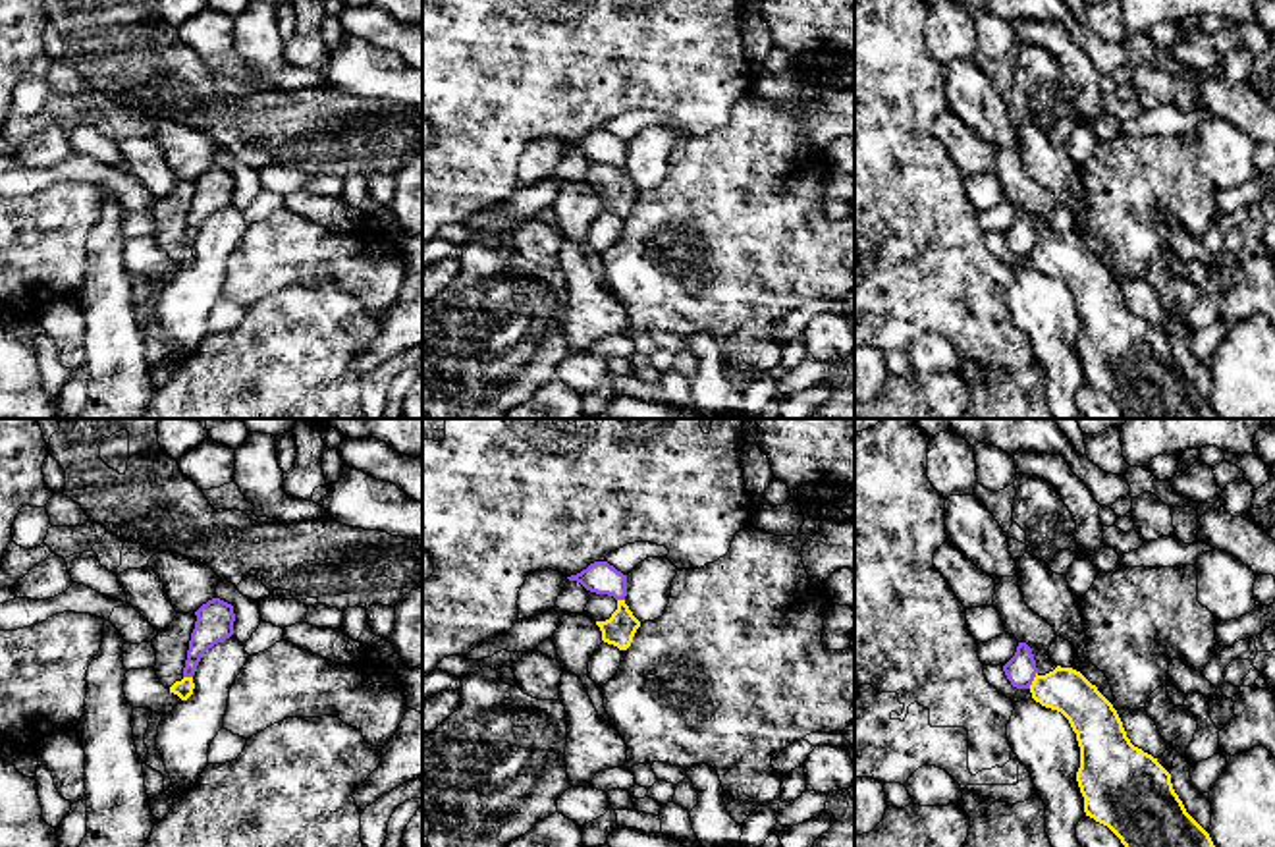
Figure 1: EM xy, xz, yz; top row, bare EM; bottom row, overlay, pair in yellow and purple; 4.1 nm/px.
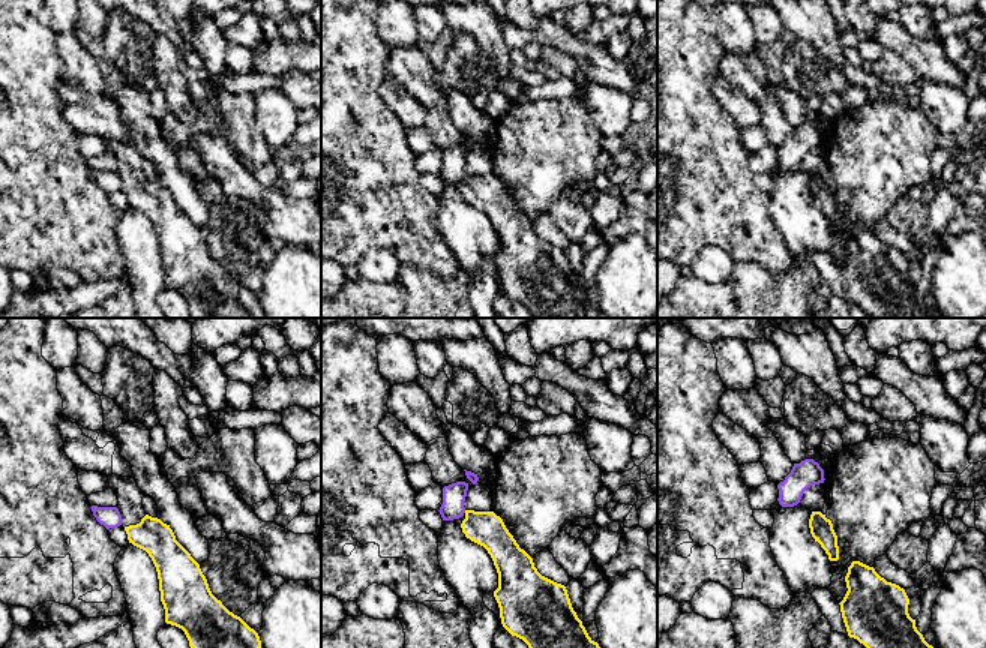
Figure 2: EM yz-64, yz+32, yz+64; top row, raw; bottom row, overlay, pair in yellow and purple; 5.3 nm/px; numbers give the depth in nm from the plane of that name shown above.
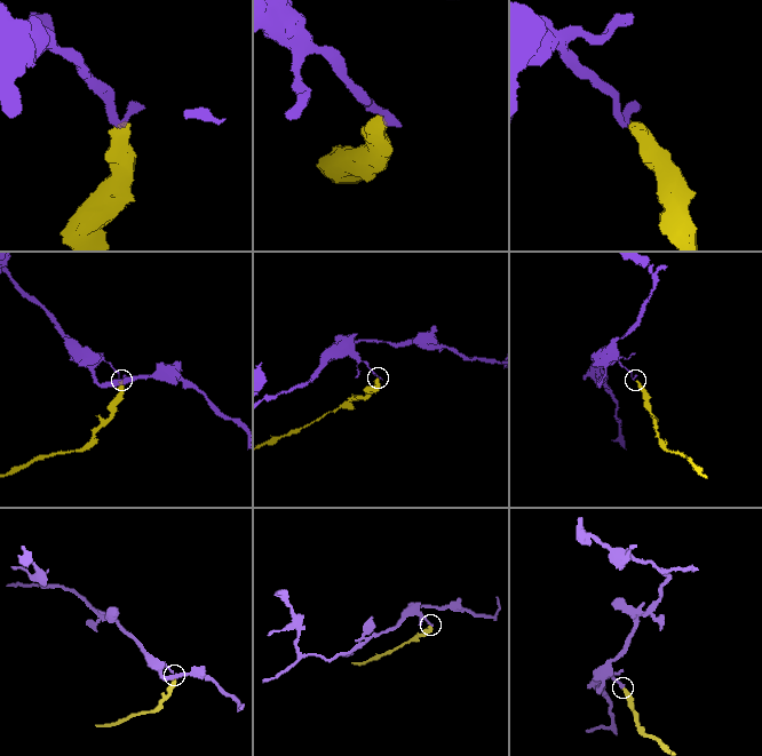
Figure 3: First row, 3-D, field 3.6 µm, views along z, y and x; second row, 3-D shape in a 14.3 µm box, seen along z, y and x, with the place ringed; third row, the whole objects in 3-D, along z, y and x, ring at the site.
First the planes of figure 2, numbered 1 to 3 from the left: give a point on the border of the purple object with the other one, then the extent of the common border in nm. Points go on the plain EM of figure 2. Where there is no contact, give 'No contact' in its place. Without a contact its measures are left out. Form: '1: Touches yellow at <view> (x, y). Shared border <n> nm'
1: No contact
2: No contact
3: No contact

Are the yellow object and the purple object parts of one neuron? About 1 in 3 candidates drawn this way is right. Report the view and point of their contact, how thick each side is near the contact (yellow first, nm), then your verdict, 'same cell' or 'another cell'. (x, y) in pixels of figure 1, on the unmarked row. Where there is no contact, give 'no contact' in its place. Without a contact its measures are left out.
contact yz (1034, 247); calibres 190 and 130 nm; another cell

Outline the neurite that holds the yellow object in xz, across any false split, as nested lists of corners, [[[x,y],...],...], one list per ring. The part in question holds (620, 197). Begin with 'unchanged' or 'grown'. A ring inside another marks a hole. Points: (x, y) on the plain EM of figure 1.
grown; [[[590,162],[584,181],[596,189],[602,199],[602,208],[627,218],[633,210],[640,189],[633,183],[625,168],[615,168],[608,162]]]

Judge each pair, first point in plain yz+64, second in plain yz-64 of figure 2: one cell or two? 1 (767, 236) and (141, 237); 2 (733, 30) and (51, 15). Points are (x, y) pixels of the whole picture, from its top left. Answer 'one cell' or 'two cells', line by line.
1: two cells
2: one cell

